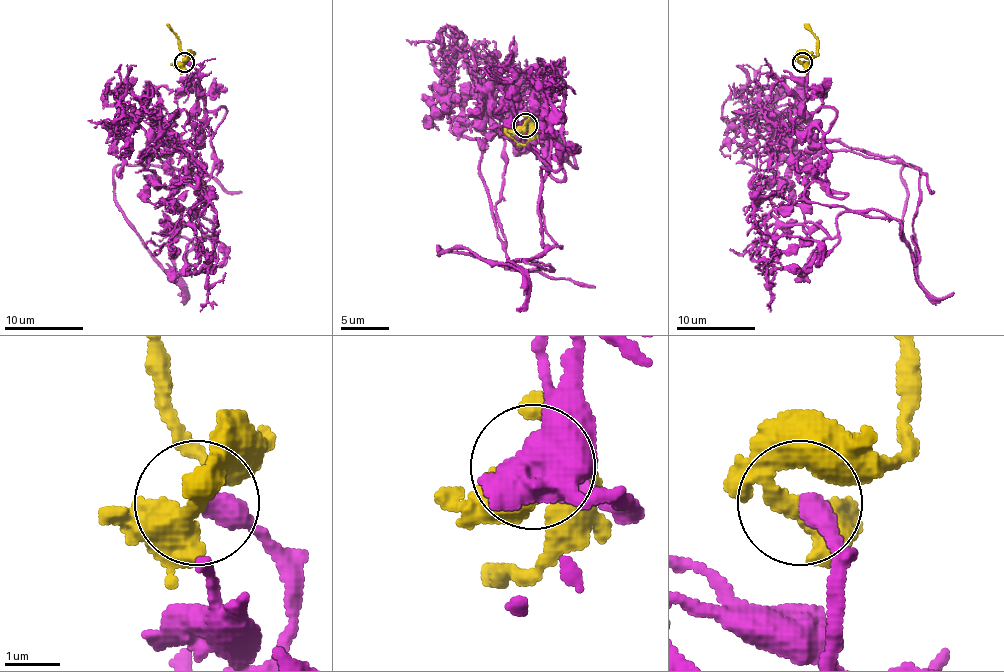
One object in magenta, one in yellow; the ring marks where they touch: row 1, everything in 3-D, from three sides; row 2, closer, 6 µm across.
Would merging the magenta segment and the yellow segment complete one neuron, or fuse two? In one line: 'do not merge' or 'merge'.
merge

